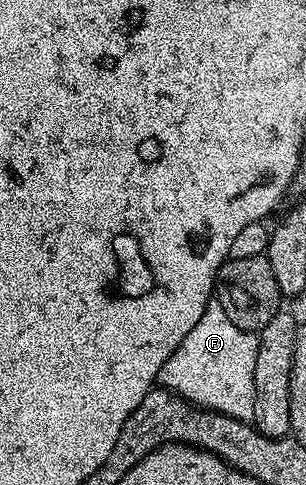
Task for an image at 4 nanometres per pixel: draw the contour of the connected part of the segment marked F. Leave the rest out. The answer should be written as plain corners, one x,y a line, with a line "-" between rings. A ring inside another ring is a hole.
212,298
197,326
185,334
181,346
165,358
158,383
168,392
176,392
183,400
212,414
228,416
244,422
254,421
253,370
257,370
258,335
241,330
229,322
229,314
221,310
218,300

